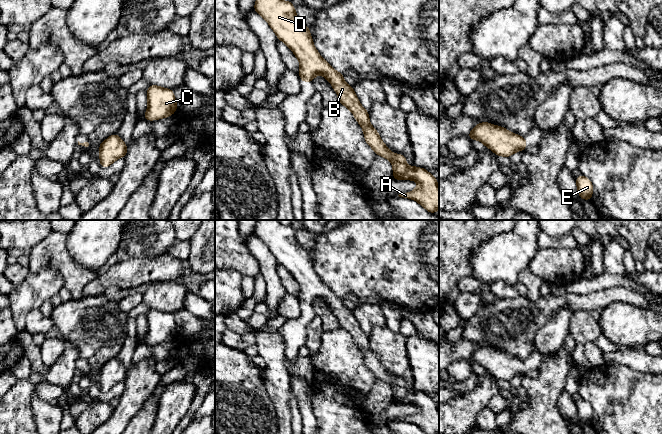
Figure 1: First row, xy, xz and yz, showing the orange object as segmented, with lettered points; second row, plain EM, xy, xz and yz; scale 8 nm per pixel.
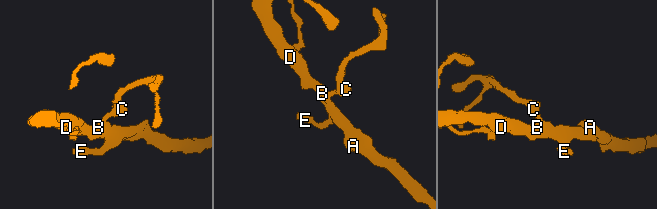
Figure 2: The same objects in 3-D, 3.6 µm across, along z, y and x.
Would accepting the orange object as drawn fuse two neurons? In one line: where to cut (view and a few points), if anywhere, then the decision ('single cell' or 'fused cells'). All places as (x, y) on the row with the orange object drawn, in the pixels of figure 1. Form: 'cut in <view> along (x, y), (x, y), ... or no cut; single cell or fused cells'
no cut; single cell

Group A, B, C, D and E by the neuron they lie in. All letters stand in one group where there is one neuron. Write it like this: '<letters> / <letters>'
A B C D E

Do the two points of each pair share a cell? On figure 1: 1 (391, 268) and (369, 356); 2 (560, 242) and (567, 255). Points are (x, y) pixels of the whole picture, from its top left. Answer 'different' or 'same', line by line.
1: different
2: different

